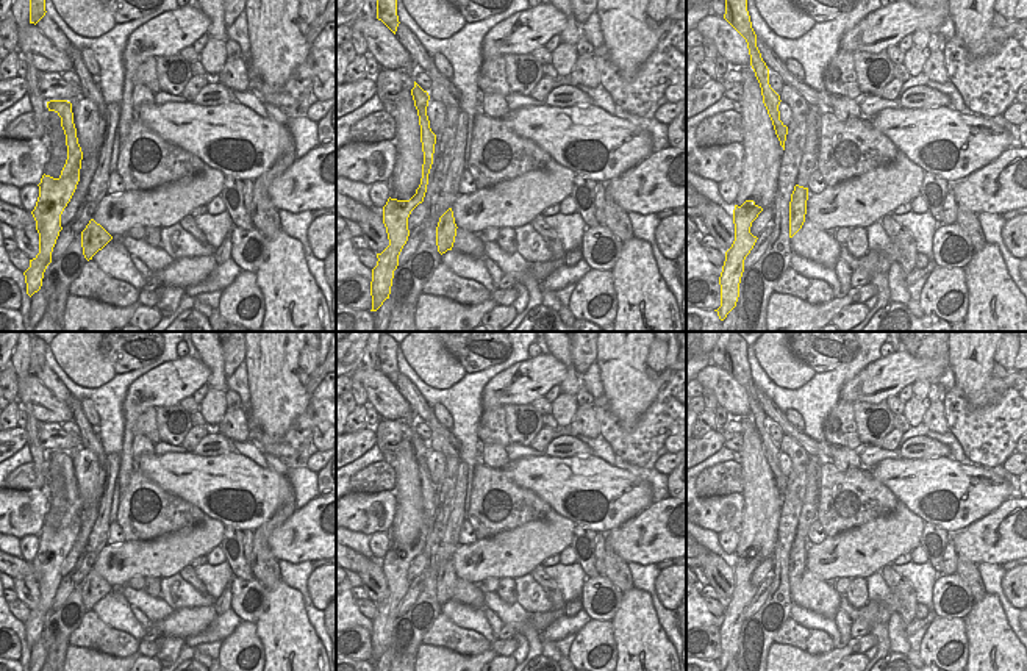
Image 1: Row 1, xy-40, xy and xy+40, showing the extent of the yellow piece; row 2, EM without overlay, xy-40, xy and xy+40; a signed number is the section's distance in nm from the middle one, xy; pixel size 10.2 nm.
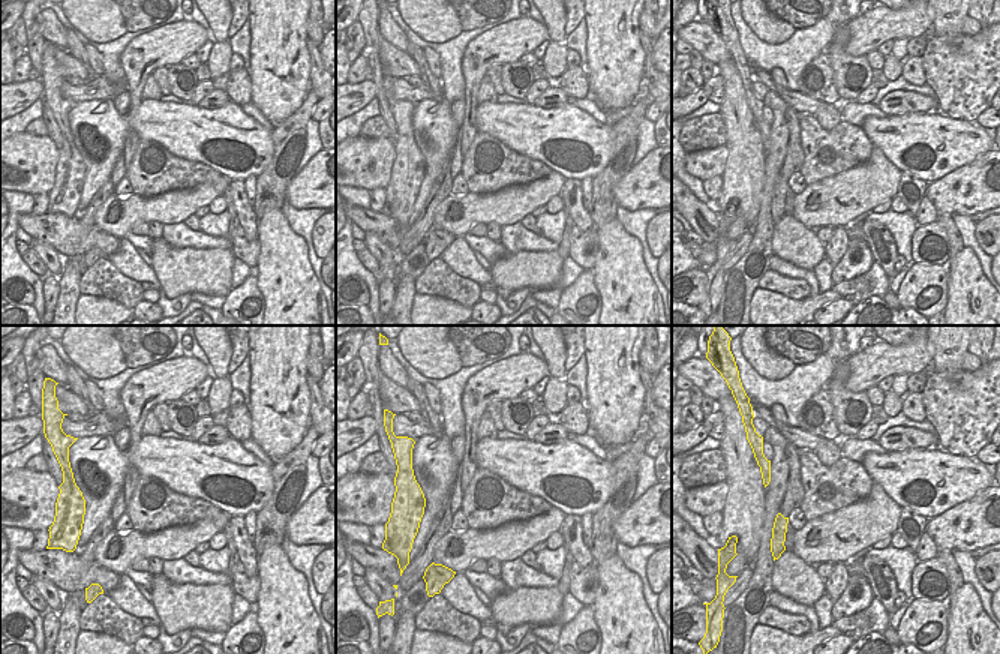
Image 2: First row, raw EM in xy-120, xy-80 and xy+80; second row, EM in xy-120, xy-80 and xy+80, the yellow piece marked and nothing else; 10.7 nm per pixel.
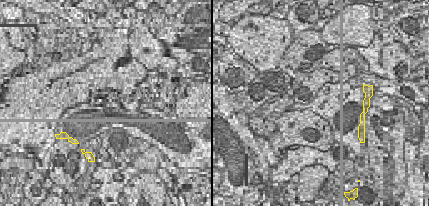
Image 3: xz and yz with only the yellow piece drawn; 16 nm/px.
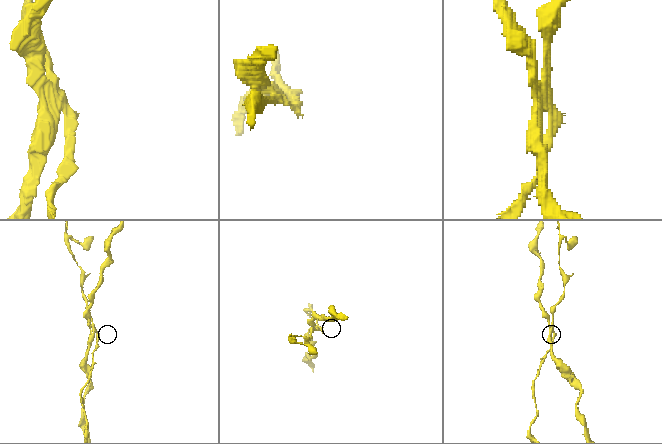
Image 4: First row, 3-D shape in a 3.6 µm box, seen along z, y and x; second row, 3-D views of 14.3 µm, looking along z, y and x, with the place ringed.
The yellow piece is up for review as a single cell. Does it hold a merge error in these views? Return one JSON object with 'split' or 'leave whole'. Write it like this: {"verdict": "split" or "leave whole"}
{"verdict": "split"}

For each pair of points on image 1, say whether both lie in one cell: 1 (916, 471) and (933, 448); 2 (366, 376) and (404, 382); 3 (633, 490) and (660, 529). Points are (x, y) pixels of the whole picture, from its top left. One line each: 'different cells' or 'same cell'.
1: different cells
2: different cells
3: different cells

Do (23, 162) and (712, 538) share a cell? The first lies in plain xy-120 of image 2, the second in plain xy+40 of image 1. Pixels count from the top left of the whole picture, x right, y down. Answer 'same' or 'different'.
different

